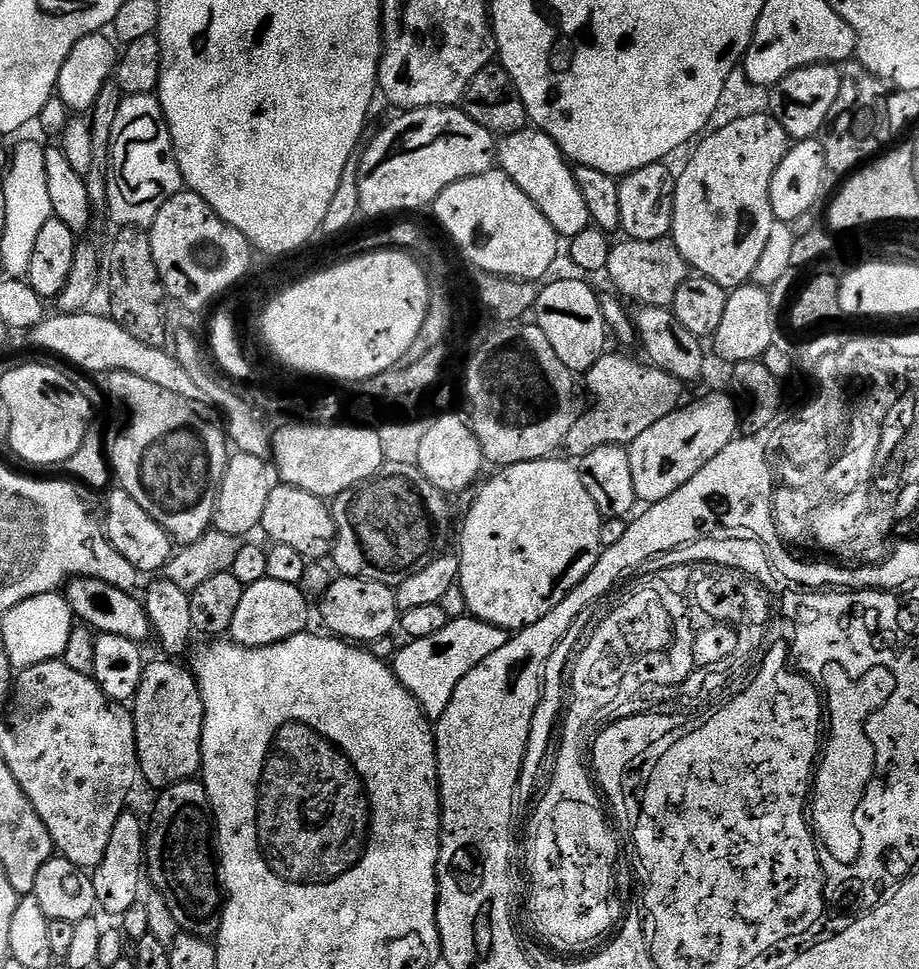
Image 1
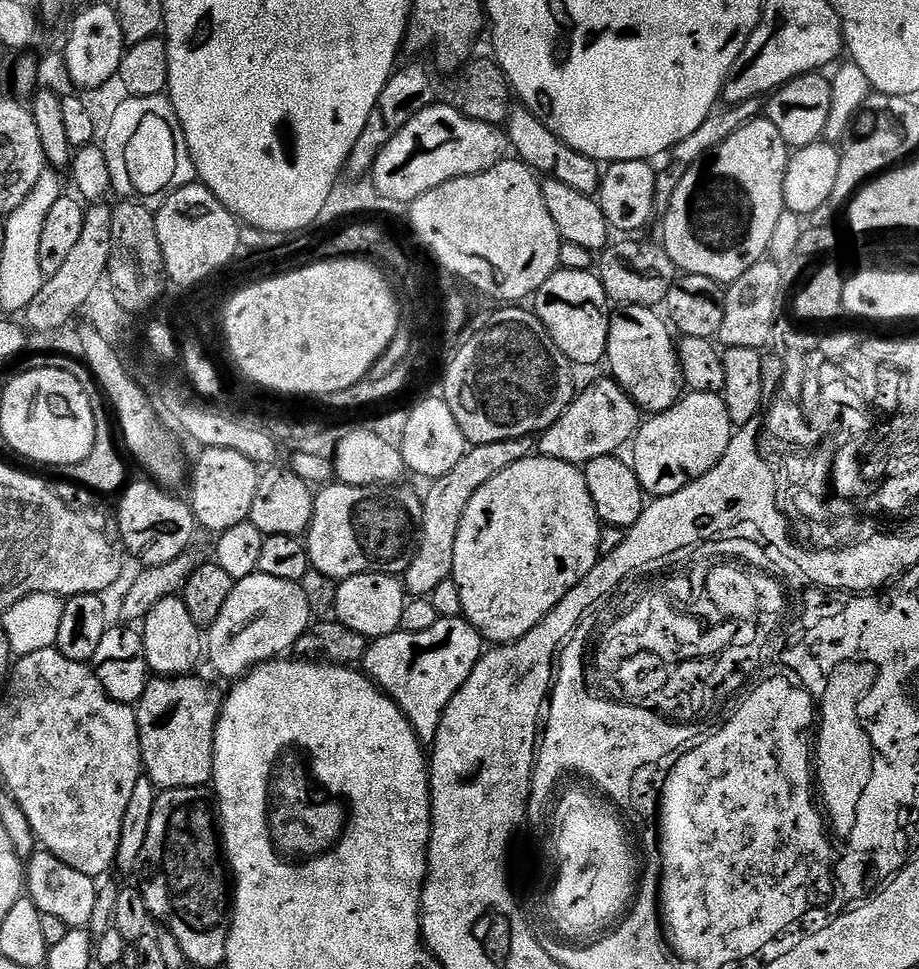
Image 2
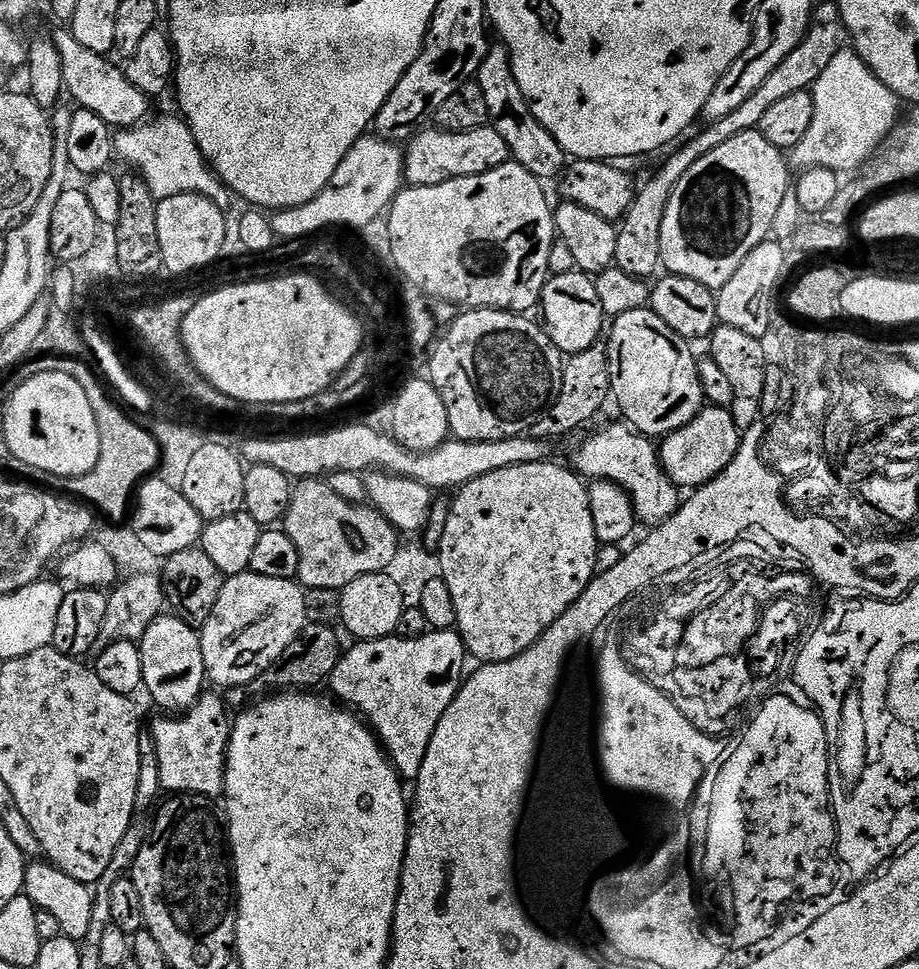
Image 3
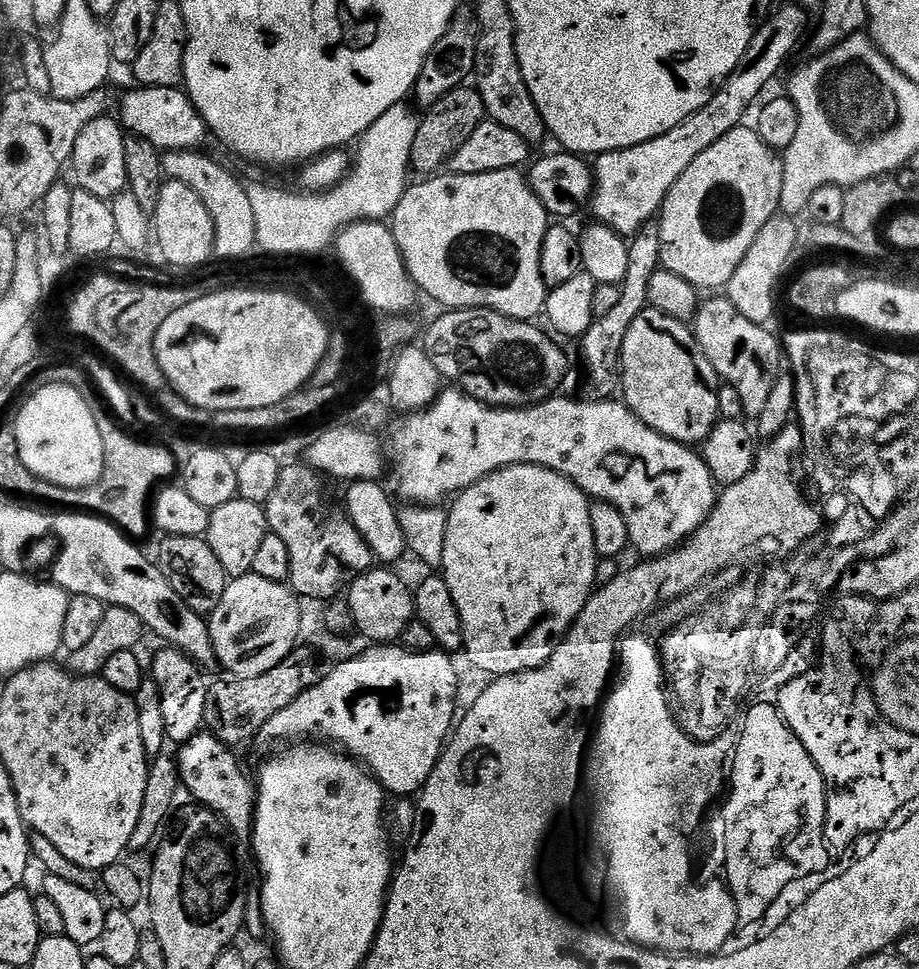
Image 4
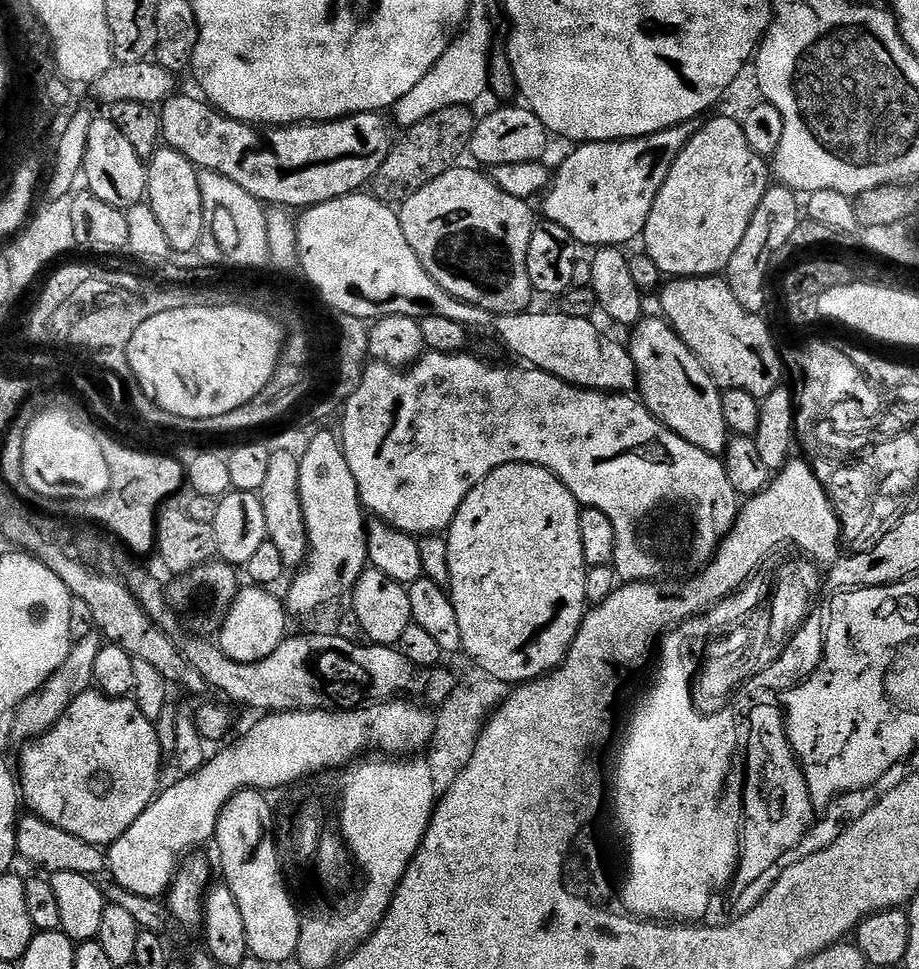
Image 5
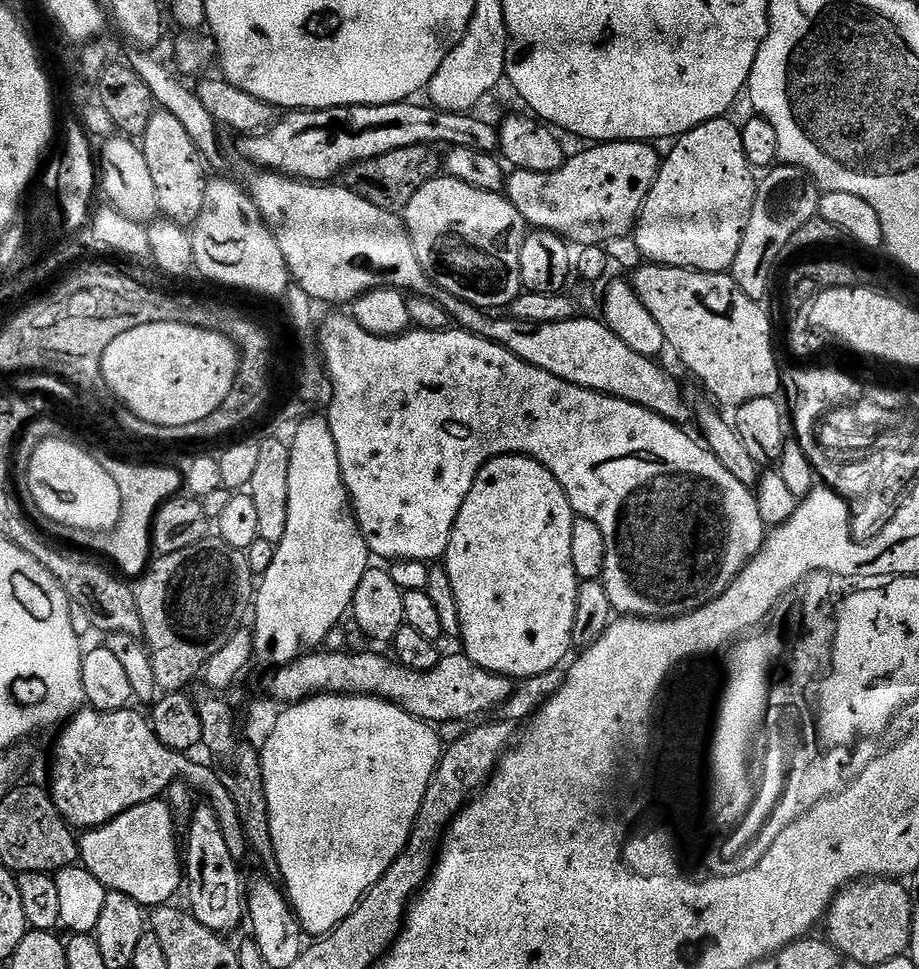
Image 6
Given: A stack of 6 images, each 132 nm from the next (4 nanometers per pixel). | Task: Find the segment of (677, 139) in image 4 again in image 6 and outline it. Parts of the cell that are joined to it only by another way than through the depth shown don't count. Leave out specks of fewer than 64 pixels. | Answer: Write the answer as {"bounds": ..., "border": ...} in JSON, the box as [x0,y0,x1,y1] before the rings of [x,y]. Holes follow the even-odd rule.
{"bounds":[506,140,662,247],"border":[[[609,140],[607,142],[596,142],[588,148],[585,152],[580,152],[577,156],[569,155],[565,159],[564,164],[553,172],[531,172],[530,170],[522,170],[521,168],[509,171],[506,176],[506,195],[510,203],[514,206],[514,210],[518,210],[518,214],[522,214],[525,224],[531,226],[536,230],[543,230],[545,232],[556,232],[559,236],[564,237],[565,240],[571,242],[576,246],[594,247],[596,245],[607,246],[614,238],[622,238],[629,235],[635,229],[636,220],[640,217],[642,206],[646,202],[646,198],[650,194],[650,190],[654,186],[654,182],[660,173],[660,165],[662,163],[661,153],[656,153],[651,143],[643,140]]]}

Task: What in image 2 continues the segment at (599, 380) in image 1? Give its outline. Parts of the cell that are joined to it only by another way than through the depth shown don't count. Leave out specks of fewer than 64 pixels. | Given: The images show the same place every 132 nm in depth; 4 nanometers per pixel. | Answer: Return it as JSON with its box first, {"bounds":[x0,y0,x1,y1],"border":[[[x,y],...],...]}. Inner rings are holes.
{"bounds":[539,378,642,466],"border":[[[611,378],[600,380],[581,391],[571,406],[539,437],[539,455],[549,456],[567,464],[583,466],[594,458],[617,455],[631,445],[642,423],[642,413],[624,392],[621,384]]]}

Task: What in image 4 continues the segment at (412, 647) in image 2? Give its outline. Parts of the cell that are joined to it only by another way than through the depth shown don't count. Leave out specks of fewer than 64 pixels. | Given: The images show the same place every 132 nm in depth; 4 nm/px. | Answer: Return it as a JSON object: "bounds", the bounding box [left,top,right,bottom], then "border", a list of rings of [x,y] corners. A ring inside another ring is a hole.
{"bounds":[263,643,459,798],"border":[[[395,643],[376,644],[368,646],[365,652],[342,661],[337,668],[323,676],[294,699],[290,706],[270,718],[265,723],[263,735],[273,736],[276,740],[289,736],[292,739],[289,741],[292,742],[300,742],[305,738],[316,742],[331,742],[347,755],[367,765],[384,787],[385,793],[392,795],[393,792],[396,796],[404,796],[400,798],[415,797],[440,761],[444,745],[450,739],[458,716],[456,695],[459,686],[451,655],[443,650],[410,652]]]}

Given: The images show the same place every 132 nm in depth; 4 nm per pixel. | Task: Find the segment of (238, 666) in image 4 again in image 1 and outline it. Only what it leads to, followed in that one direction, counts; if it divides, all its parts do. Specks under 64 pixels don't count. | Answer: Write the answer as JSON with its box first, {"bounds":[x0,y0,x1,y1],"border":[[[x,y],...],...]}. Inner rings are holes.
{"bounds":[231,579,310,648],"border":[[[265,579],[245,587],[242,603],[234,613],[231,639],[247,648],[261,648],[282,642],[291,636],[305,631],[308,624],[310,601],[302,594],[299,586],[290,582],[274,582]]]}

